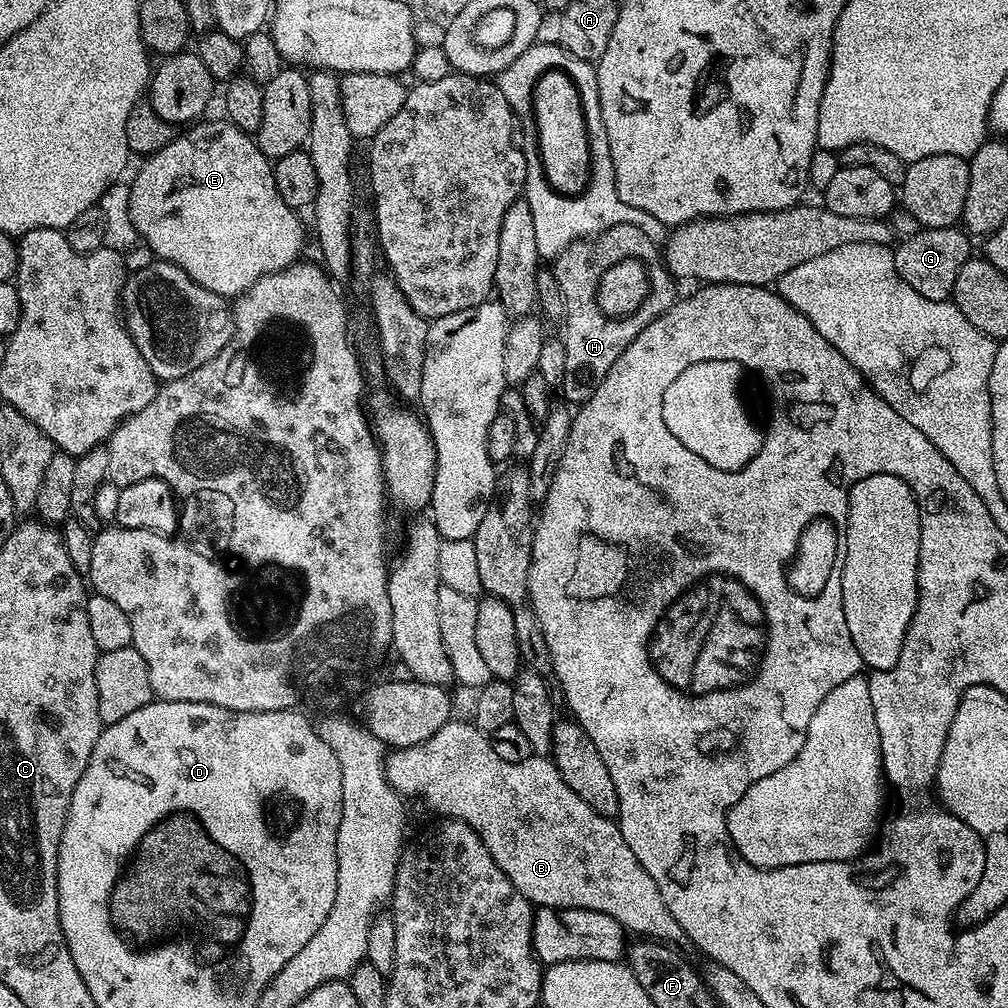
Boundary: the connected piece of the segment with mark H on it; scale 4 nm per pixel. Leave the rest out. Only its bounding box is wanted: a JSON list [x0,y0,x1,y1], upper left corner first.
[551,224,678,406]

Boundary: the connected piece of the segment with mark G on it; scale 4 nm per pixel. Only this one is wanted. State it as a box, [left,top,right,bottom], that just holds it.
[895,226,973,299]

